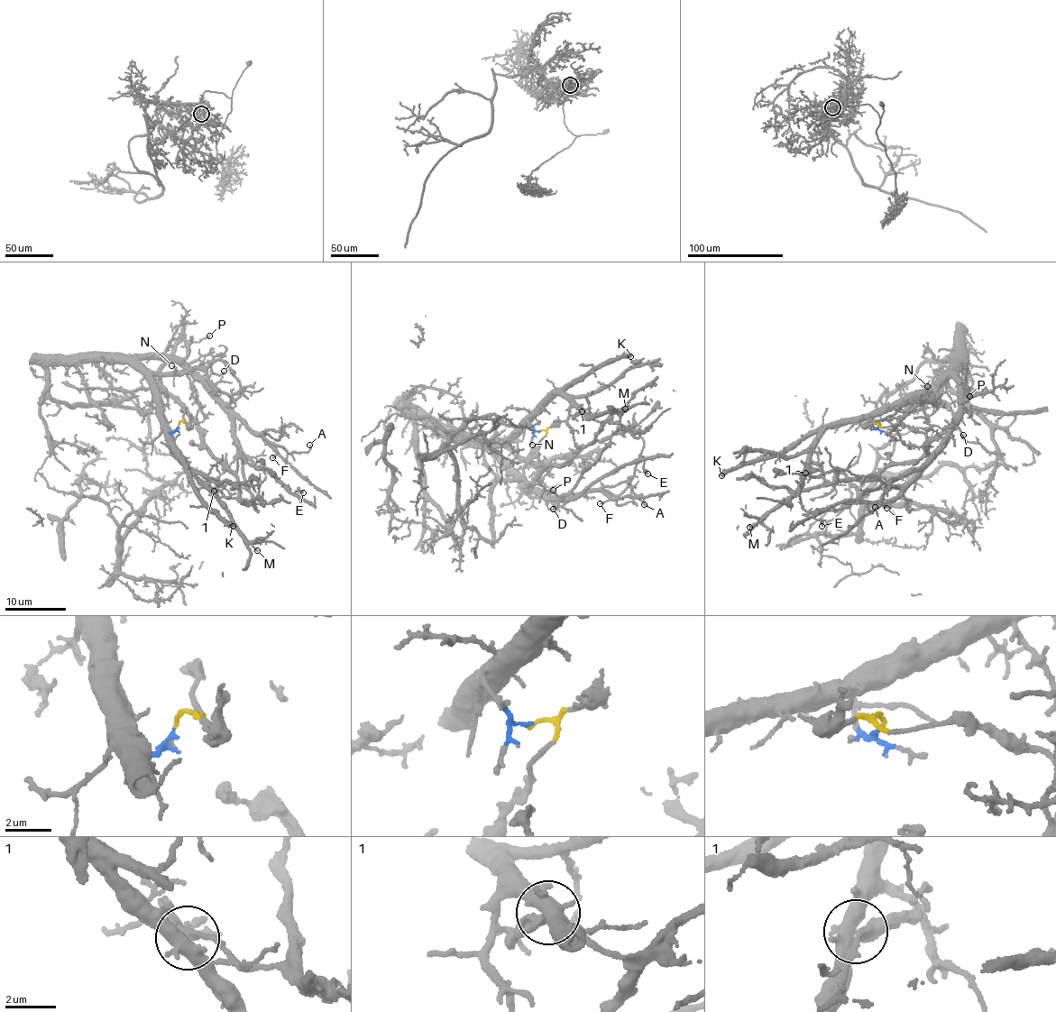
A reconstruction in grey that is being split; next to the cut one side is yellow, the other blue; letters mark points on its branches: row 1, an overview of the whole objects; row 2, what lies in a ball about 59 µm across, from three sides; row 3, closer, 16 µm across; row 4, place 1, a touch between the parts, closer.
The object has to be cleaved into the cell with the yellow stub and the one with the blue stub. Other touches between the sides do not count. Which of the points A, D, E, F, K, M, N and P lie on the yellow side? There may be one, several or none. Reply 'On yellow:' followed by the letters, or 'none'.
On yellow: none

